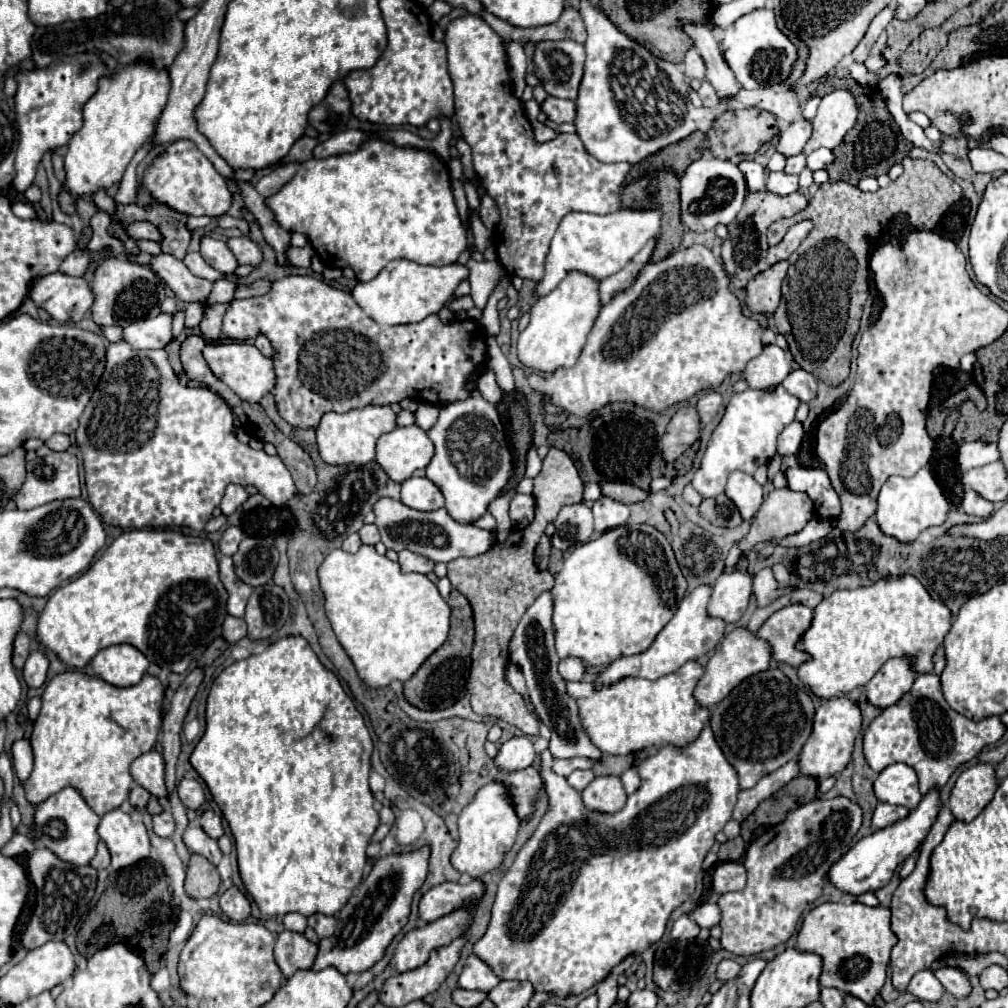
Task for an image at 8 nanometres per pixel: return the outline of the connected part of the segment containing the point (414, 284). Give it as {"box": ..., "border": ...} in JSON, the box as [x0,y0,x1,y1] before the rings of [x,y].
{"box":[351,259,469,325],"border":[[[395,259],[387,263],[385,269],[371,281],[357,281],[357,285],[351,289],[351,295],[359,305],[359,309],[375,323],[387,323],[387,325],[417,323],[431,313],[439,313],[439,309],[453,297],[453,291],[459,285],[459,281],[467,277],[469,269],[457,263],[433,267],[433,265],[419,265],[407,259]]]}

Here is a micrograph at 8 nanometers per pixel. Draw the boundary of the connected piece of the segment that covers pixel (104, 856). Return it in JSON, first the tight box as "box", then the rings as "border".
{"box":[91,841,111,869],"border":[[[99,841],[99,847],[97,847],[97,855],[91,859],[91,867],[95,867],[95,869],[109,869],[109,863],[111,863],[109,851],[107,851],[105,843],[103,843],[103,841]]]}

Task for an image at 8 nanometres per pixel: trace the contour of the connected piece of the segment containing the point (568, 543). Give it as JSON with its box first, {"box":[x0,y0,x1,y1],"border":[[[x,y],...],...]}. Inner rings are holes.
{"box":[551,503,593,551],"border":[[[585,503],[565,505],[555,519],[555,535],[551,537],[553,547],[567,551],[575,545],[585,543],[593,533],[593,513]]]}

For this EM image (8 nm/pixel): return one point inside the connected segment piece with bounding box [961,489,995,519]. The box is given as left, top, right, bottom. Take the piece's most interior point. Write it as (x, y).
(972, 504)

